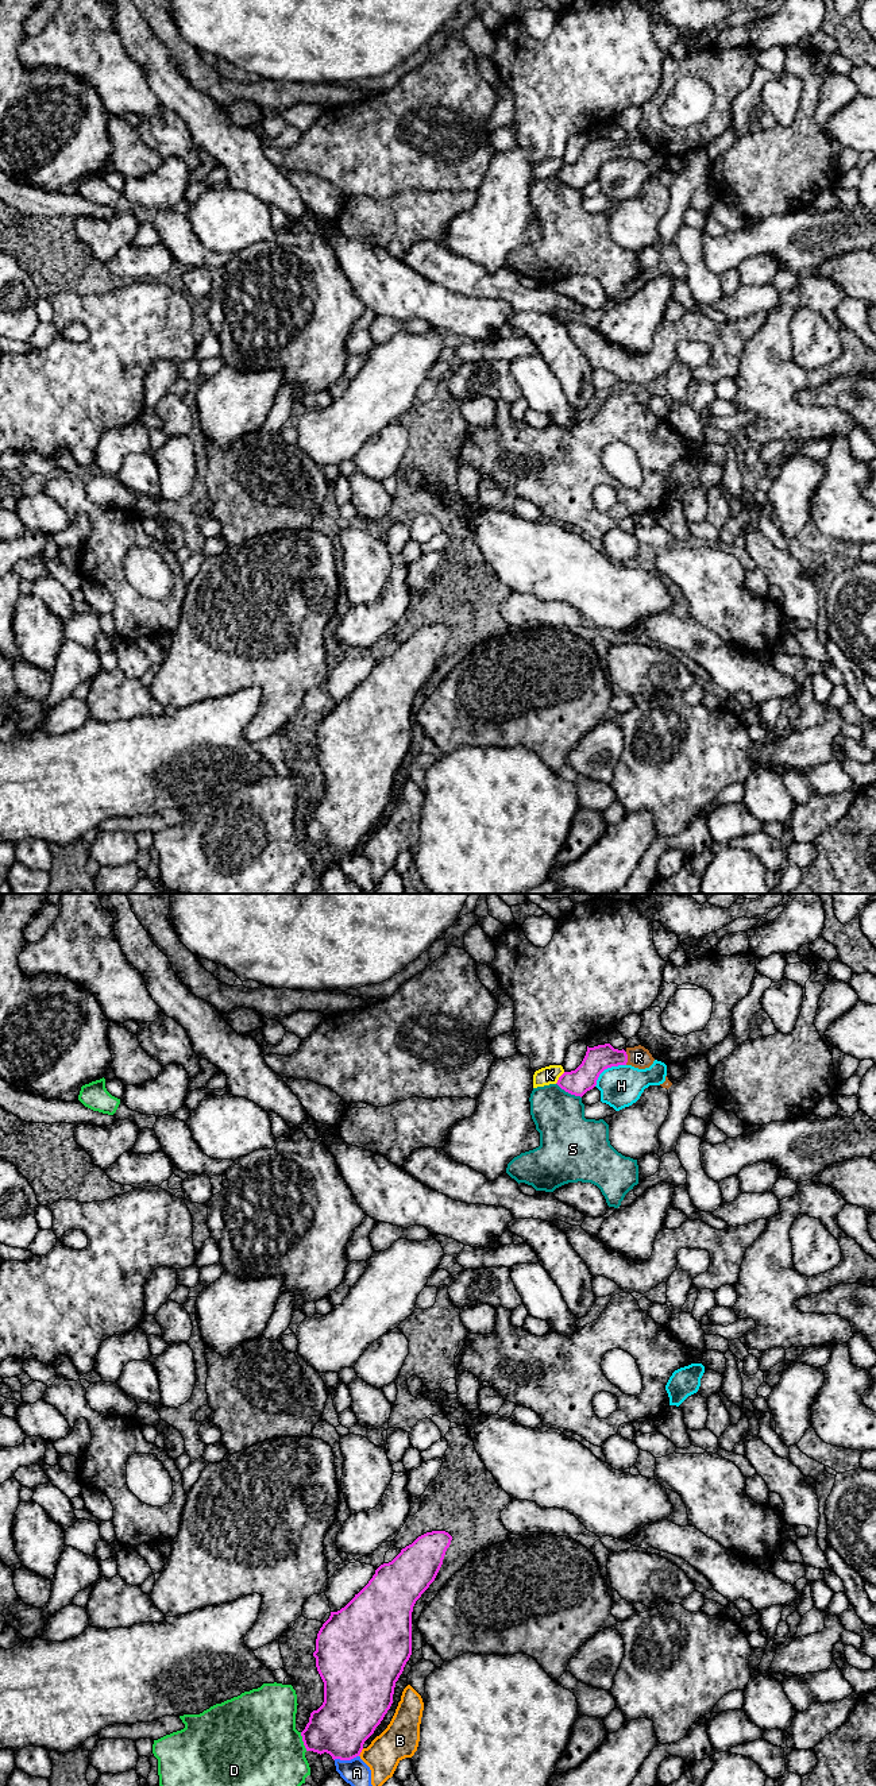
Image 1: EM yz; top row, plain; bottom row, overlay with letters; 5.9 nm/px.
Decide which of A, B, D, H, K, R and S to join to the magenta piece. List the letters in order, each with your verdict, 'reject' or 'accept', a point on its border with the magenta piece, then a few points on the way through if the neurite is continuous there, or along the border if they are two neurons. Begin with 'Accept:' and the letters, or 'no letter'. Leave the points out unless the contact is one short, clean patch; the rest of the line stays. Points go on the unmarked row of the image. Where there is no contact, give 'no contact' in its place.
Accept: R
A: reject; meets magenta in yz at (346, 852); border along yz (358, 848), (350, 852), (334, 852)
B: reject; meets magenta in yz at (361, 844)
D: reject; meets magenta in yz at (303, 833); border along yz (300, 825), (307, 843)
H: reject; meets magenta in yz at (606, 161)
K: reject; meets magenta in yz at (559, 170)
R: accept; meets magenta in yz at (626, 151); runs through yz (597, 151), (626, 151), (639, 150)
S: reject; meets magenta in yz at (568, 185)

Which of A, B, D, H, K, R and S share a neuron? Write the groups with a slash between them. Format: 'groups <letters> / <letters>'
groups A / B / D / H / K / R / S

